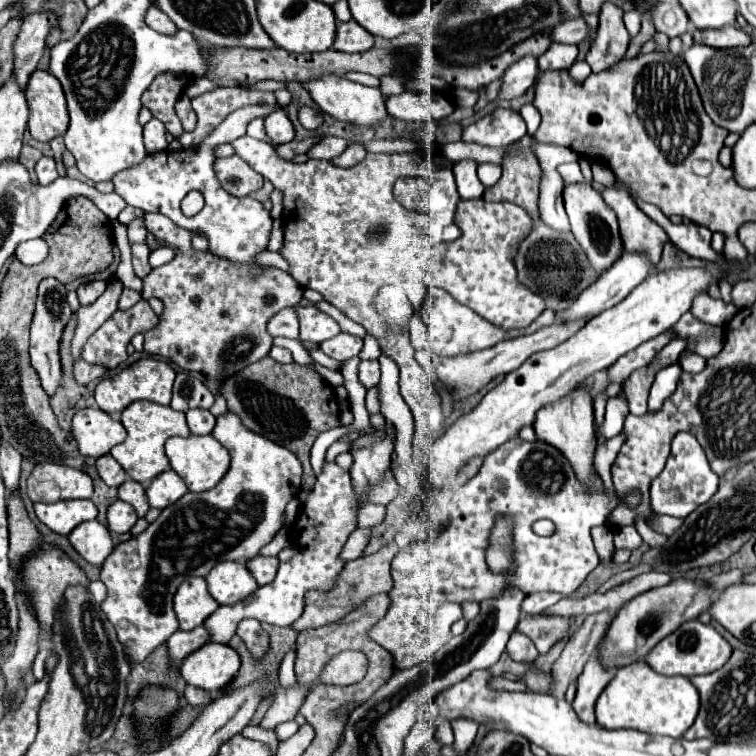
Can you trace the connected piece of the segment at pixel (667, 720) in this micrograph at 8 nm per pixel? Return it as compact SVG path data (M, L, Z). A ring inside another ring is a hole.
M634 662L618 668L616 676L604 688L596 702L596 722L604 728L632 728L646 734L662 734L680 738L696 720L700 708L700 694L690 678L662 676L646 662Z

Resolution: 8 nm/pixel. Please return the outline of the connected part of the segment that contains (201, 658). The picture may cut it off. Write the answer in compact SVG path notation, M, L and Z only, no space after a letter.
M204 644L204 648L196 650L188 656L182 666L180 674L186 684L216 692L226 688L240 670L240 656L228 644Z

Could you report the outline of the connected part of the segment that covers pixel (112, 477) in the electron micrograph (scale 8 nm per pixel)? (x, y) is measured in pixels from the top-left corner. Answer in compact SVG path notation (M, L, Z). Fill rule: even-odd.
M110 454L98 458L98 460L96 460L96 468L98 468L100 478L102 478L108 486L118 488L118 486L126 480L126 472L122 470L122 466L120 466Z

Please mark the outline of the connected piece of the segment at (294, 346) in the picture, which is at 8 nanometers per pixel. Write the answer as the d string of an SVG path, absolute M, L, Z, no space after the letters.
M274 338L276 346L282 346L292 352L294 362L314 370L314 361L300 342L288 338Z

